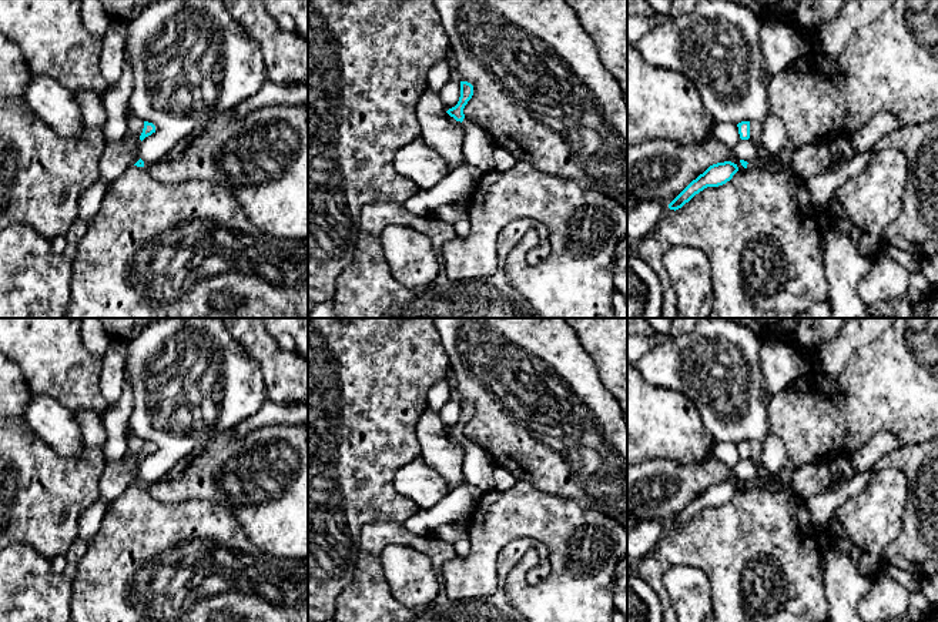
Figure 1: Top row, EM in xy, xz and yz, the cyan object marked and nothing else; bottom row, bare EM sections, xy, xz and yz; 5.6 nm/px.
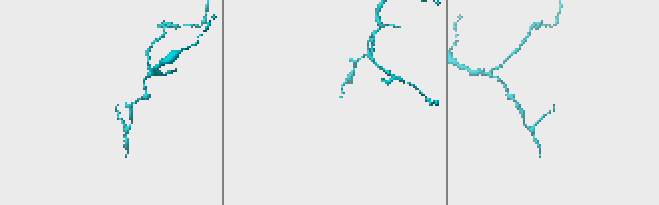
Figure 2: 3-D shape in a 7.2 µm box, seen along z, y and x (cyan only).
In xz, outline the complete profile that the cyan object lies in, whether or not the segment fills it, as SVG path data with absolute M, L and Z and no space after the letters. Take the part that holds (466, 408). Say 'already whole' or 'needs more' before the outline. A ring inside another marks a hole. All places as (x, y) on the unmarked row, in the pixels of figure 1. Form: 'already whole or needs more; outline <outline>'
needs more; outline M460 401L460 417L455 427L449 428L446 432L456 441L462 442L463 448L463 475L465 482L472 484L482 494L495 489L493 474L496 469L496 462L493 458L485 452L480 447L470 442L465 434L463 428L473 415L473 405L468 401Z

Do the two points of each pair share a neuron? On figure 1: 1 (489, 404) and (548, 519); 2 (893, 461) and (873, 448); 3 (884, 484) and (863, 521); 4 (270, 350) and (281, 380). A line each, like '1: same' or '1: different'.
1: different
2: different
3: same
4: same

